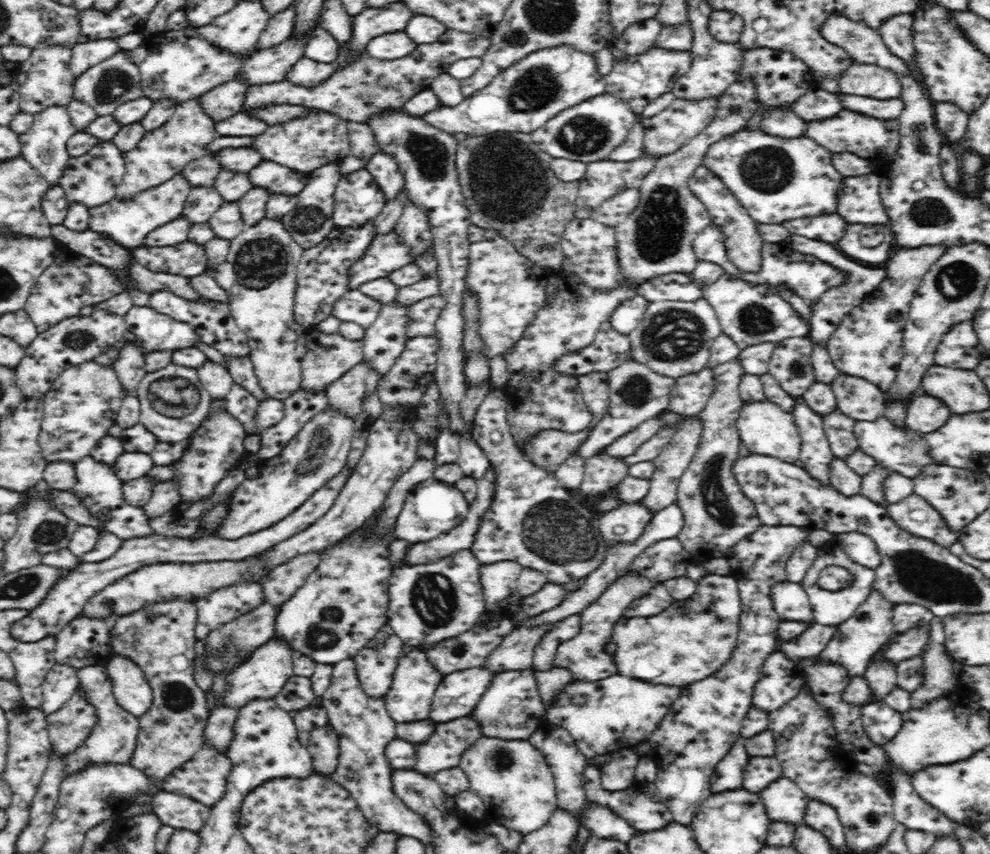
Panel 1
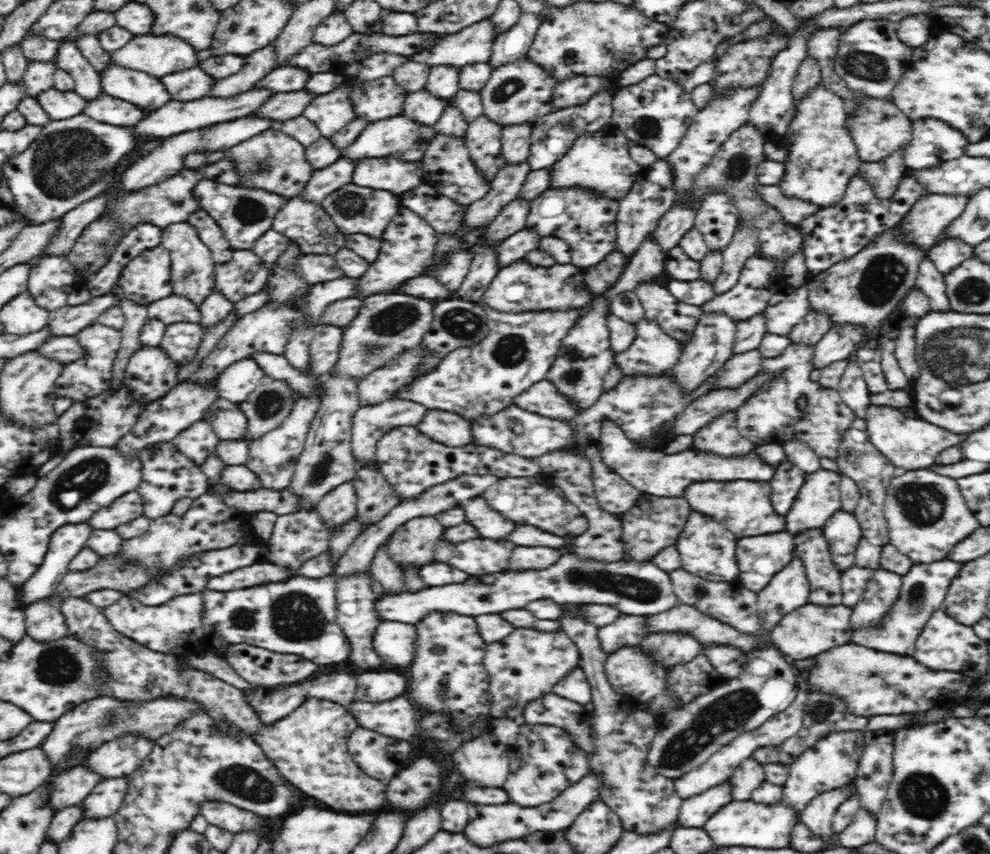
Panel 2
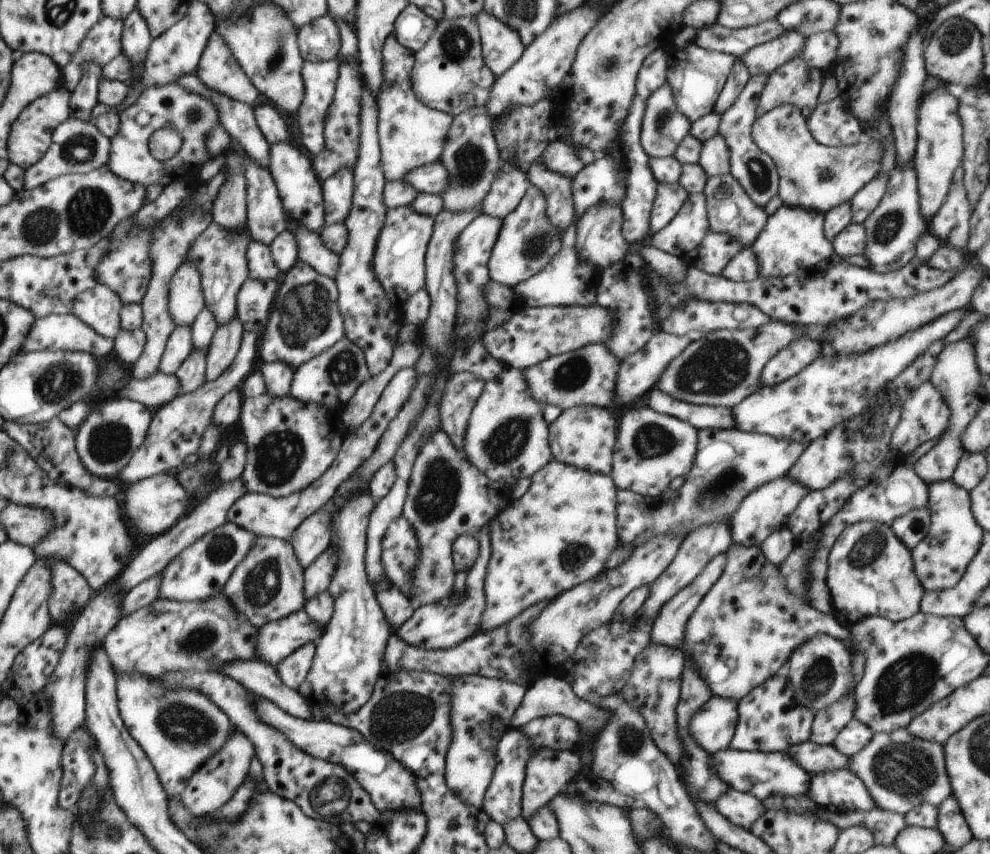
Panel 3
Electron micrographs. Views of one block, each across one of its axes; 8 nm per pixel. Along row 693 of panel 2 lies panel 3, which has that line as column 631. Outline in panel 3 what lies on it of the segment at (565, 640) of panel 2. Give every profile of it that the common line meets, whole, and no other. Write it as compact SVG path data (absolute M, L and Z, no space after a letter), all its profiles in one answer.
M736 428L699 430L694 466L680 488L672 490L668 487L656 498L618 489L616 530L619 544L635 549L660 534L686 536L712 520L728 520L752 490L787 474L806 448L806 442L792 442L788 438L748 433Z

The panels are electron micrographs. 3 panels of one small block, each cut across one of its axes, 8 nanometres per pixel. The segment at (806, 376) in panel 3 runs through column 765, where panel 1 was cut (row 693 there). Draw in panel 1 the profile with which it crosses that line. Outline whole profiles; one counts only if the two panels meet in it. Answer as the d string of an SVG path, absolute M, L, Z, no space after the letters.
M408 644L402 646L402 657L399 657L398 667L394 671L393 683L390 690L385 694L384 700L386 709L390 717L398 723L414 723L429 717L431 704L437 689L444 676L434 668L434 665L428 661L426 653L419 650L418 647L412 647Z

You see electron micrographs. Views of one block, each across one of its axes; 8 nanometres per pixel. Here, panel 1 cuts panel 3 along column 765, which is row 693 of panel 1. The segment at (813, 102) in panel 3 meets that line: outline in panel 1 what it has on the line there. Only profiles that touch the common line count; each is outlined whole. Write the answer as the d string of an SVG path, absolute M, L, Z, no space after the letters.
M91 665L78 669L78 689L84 691L86 699L96 707L98 723L93 727L92 733L74 752L64 755L66 770L64 776L78 772L80 769L96 763L131 764L131 756L137 746L139 718L130 714L118 705L111 680L106 673L106 666Z

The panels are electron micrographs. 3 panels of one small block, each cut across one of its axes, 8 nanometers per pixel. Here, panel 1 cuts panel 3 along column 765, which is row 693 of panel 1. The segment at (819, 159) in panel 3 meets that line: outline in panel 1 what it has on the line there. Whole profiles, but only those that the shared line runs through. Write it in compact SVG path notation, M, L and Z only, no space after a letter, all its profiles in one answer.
M112 654L106 665L106 673L120 707L138 718L149 710L153 690L140 666L126 657Z

